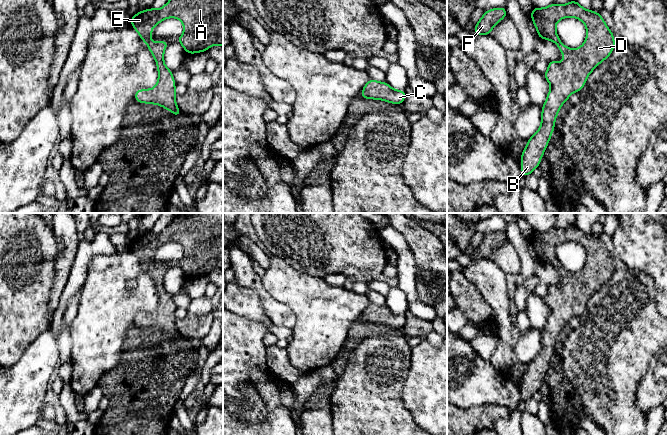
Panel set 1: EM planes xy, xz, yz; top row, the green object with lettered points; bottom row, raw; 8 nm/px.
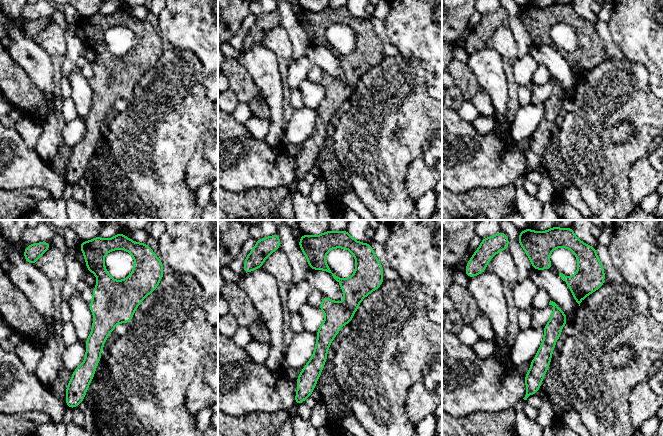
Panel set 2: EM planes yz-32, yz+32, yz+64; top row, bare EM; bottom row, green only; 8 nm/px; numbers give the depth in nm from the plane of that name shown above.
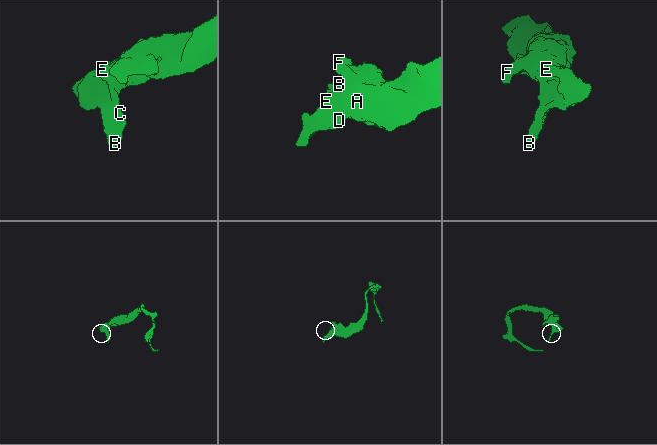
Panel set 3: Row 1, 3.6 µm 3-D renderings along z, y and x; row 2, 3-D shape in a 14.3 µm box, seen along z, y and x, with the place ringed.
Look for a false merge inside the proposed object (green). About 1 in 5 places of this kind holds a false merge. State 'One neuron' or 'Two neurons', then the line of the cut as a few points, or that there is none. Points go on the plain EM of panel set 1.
One neuron. No split

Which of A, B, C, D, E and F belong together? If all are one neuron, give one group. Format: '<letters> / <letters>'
A B C D E F

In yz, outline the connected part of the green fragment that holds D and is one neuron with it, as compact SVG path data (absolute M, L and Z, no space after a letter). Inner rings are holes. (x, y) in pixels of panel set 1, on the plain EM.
M572 224L564 229L552 227L544 232L533 231L530 241L536 251L539 263L554 266L563 278L564 285L558 287L549 284L548 294L543 298L543 301L550 307L551 313L547 318L546 325L542 329L541 349L537 356L527 364L527 370L521 378L521 398L524 401L532 398L539 391L542 380L554 355L555 343L564 326L569 323L572 317L580 316L583 313L590 297L601 286L606 284L615 272L614 258L608 252L600 237L584 233L576 224ZM566 241L577 242L586 250L586 264L579 272L571 273L566 271L556 257L557 246Z

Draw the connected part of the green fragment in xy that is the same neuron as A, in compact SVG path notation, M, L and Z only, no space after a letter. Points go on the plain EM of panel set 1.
M177 213L162 232L140 235L130 243L130 248L147 268L158 293L156 310L138 313L134 324L160 329L173 336L173 341L178 341L182 336L175 325L173 296L164 287L164 275L169 265L154 267L151 264L152 253L171 241L183 248L183 258L176 265L187 278L205 277L213 269L223 270L223 213Z

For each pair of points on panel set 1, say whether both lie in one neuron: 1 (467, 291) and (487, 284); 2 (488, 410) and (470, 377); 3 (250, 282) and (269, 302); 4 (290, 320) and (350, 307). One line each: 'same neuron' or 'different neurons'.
1: different neurons
2: different neurons
3: same neuron
4: different neurons

